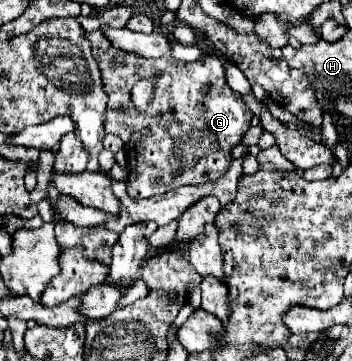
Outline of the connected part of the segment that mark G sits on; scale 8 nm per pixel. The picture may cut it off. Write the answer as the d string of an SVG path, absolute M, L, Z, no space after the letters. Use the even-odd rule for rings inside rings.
M101 31L85 33L91 41L91 49L95 55L95 61L99 61L99 69L103 73L103 89L107 91L107 111L105 111L105 133L119 135L125 153L127 153L127 169L129 169L129 183L127 193L133 199L147 199L155 197L167 191L173 191L181 185L199 185L201 181L215 181L221 175L221 169L227 165L227 159L231 157L231 149L241 143L243 131L249 129L249 121L253 113L249 107L239 99L235 91L227 87L225 75L223 75L223 59L217 59L219 55L207 53L197 61L175 61L171 57L167 59L145 59L135 53L117 51L111 47L111 43L105 39ZM151 79L155 83L153 99L149 103L147 111L137 111L131 101L131 87L141 81Z

